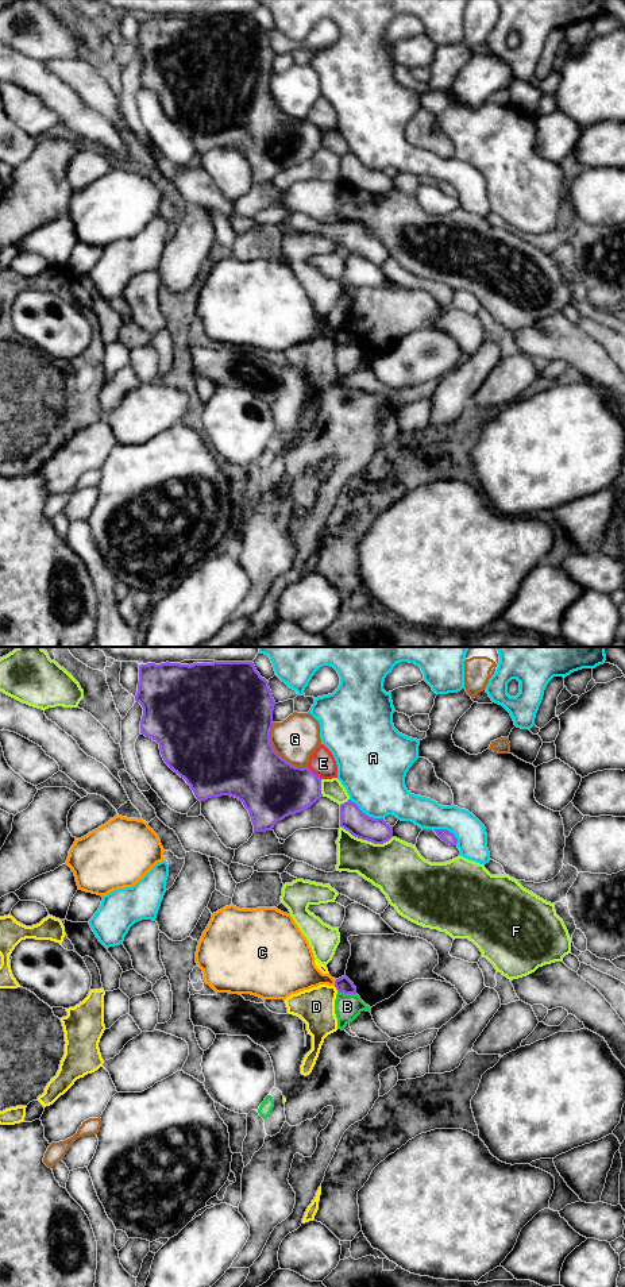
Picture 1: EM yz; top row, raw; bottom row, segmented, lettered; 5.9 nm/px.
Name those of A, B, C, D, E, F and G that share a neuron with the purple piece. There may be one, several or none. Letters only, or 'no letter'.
no letter

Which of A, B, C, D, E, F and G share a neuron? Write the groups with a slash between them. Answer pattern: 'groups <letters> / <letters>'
groups A / B / C / D / E / F / G

